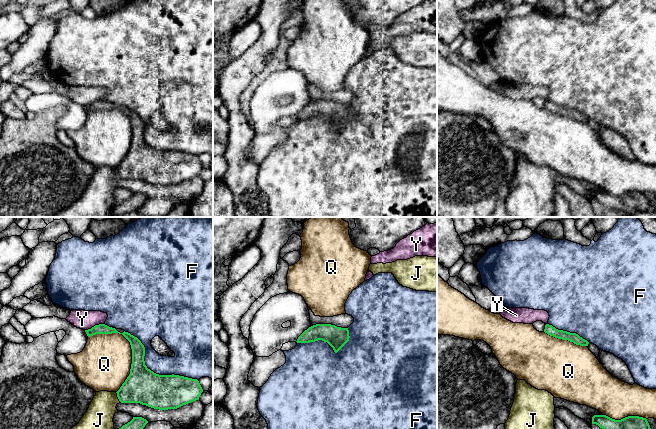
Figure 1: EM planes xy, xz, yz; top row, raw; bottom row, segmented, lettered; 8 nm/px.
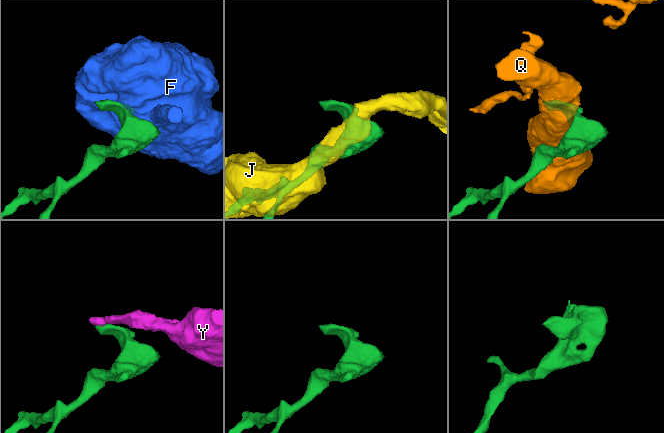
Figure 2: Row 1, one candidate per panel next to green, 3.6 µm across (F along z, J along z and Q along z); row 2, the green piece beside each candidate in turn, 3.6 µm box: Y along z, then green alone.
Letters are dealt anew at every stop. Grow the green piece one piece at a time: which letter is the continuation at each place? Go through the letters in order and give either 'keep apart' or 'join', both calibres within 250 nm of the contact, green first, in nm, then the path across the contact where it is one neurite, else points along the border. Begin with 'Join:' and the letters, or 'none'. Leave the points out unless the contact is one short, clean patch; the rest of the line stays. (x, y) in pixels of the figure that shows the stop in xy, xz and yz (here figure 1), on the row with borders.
Join: none
F: keep apart; calibres 280 and 170 nm
J: keep apart; calibres 280 and 220 nm
Q: keep apart; calibres 190 and 420 nm
Y: keep apart; calibres 80 and 150 nm; border xy (103, 323), (96, 324), (85, 330)

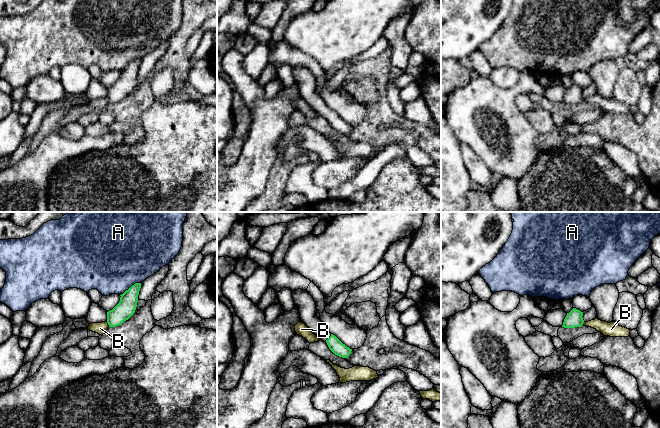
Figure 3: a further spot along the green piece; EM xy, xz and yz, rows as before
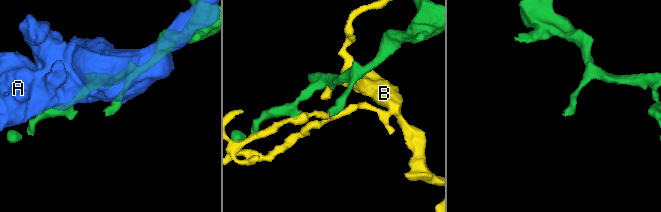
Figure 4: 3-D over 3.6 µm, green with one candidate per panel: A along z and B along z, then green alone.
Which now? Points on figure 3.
Join: none
A: keep apart; calibres 150 and 500 nm
B: keep apart; calibres 150 and 90 nm; border xy (106, 321), (109, 326)

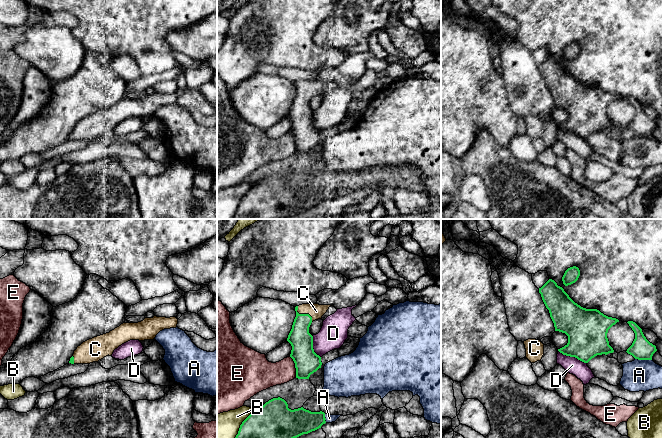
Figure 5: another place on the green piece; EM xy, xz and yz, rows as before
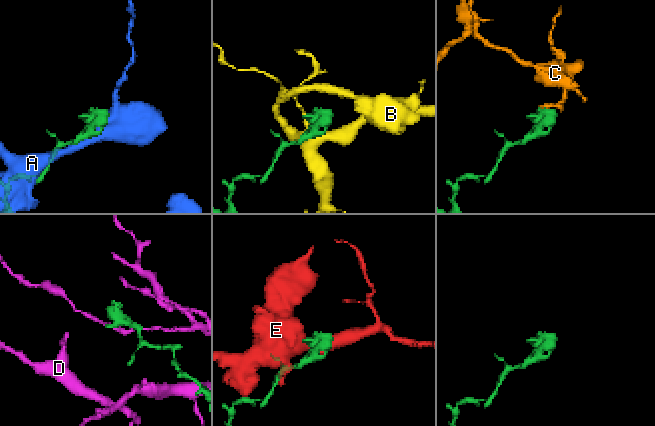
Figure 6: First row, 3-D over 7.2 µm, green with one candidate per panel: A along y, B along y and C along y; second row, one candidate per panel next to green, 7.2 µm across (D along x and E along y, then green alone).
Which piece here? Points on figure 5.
Join: C
A: keep apart; calibres 170 and 260 nm
B: keep apart; calibres 280 and 200 nm
C: join; calibres 180 and 120 nm; way xz (301, 340), (301, 323), (304, 314), (316, 311)
D: keep apart; calibres 320 and 140 nm
E: keep apart; calibres 200 and 220 nm

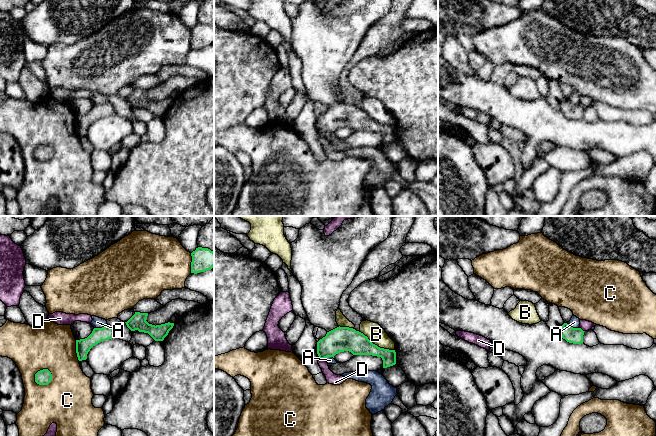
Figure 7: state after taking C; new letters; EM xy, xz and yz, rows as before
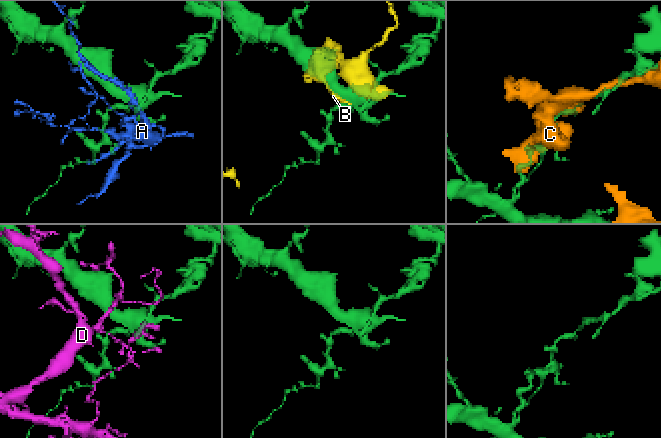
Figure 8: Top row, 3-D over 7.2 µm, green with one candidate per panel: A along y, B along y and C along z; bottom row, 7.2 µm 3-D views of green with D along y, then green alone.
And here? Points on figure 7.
Join: none
A: keep apart; calibres 120 and 90 nm
B: keep apart; calibres 190 and 150 nm
C: keep apart; calibres 130 and 400 nm
D: keep apart; calibres 200 and 90 nm

